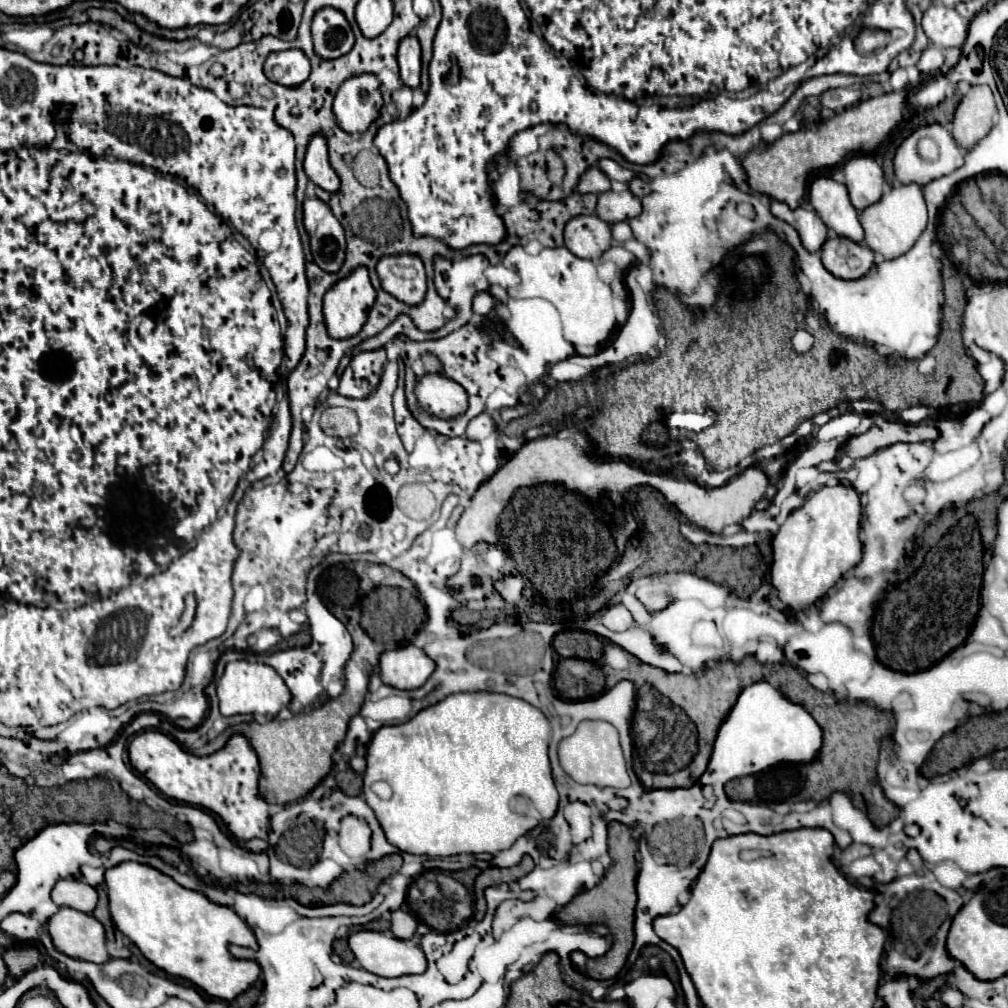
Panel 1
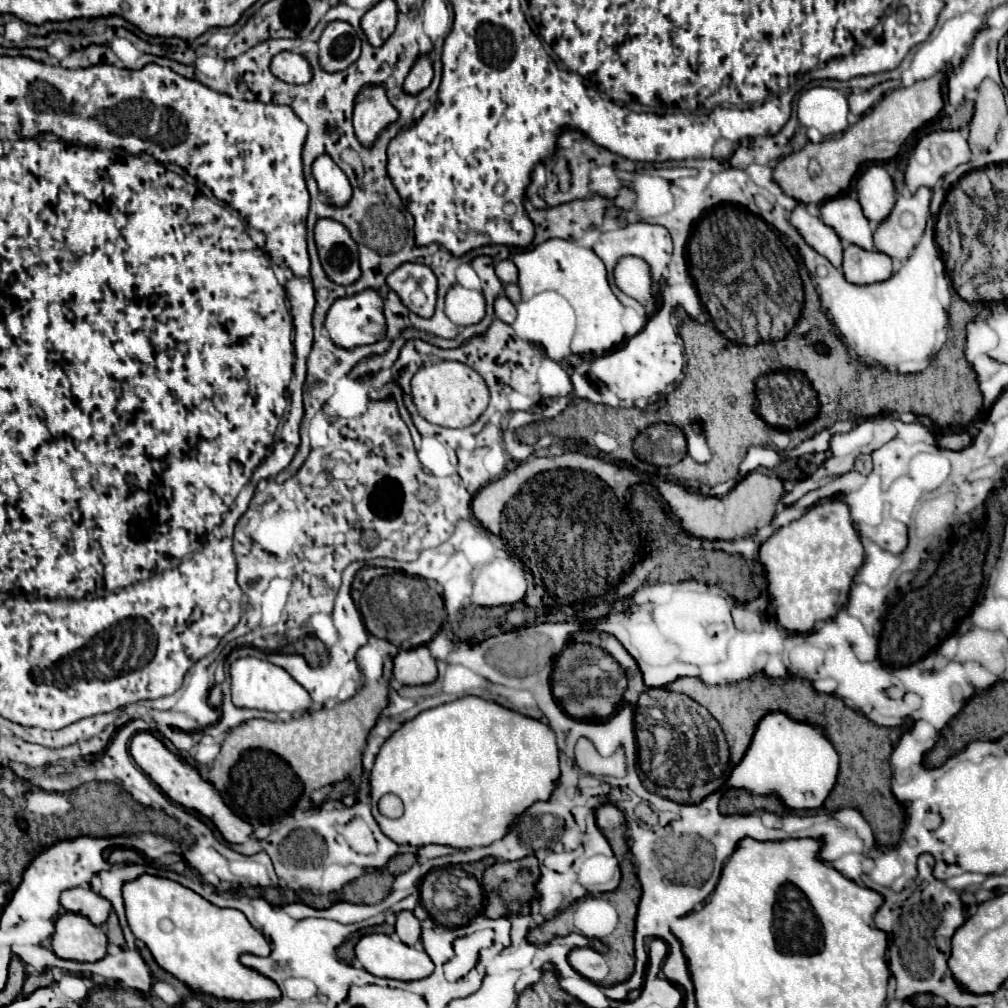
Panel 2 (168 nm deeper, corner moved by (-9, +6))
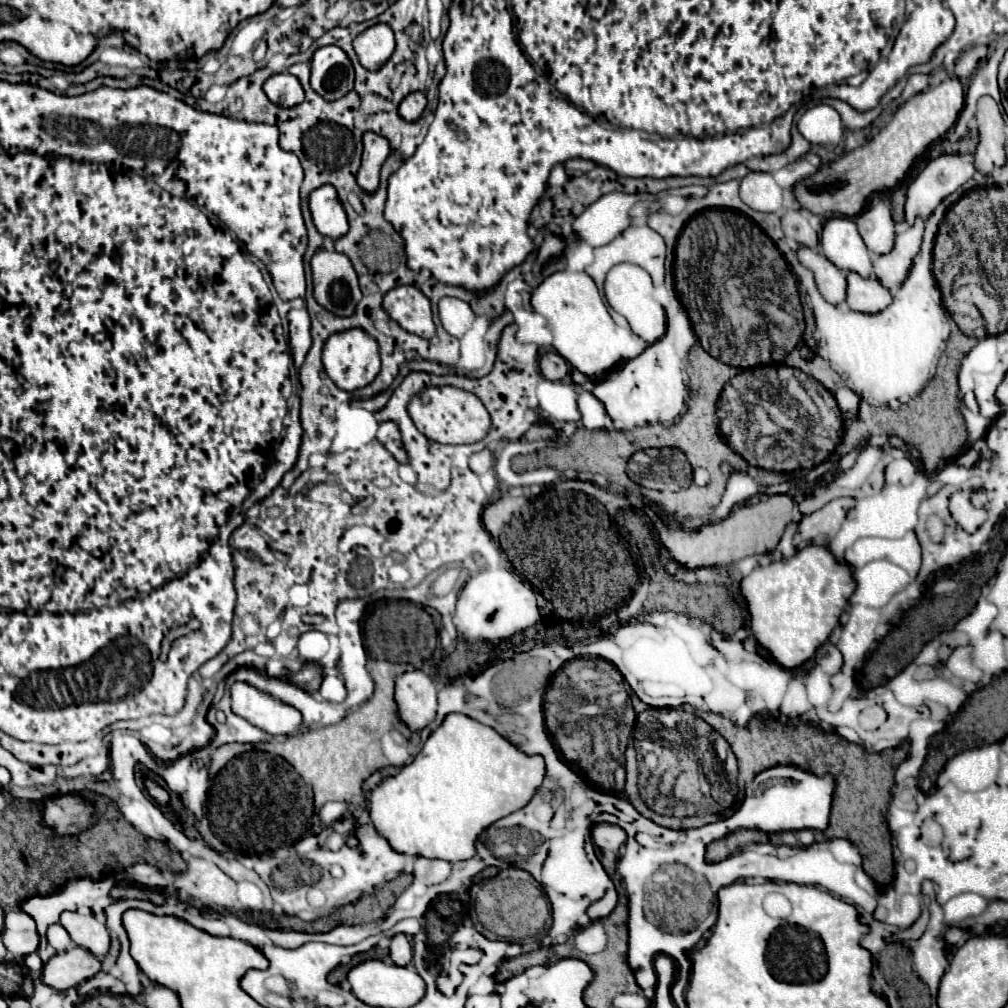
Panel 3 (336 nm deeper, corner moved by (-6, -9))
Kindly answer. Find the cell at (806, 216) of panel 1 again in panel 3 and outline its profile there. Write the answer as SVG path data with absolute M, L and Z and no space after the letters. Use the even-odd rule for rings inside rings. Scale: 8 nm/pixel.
M799 246L797 250L797 258L801 260L801 264L805 264L805 268L813 270L819 292L825 296L827 302L831 304L841 304L845 302L845 272L839 270L833 262L829 262L825 258L825 254L811 250L807 246Z

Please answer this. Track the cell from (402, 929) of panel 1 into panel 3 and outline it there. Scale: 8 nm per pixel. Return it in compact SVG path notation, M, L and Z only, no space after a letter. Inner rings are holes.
M395 934L391 938L389 950L391 950L391 958L393 958L393 962L397 966L411 964L411 960L413 960L413 948L411 948L411 942L409 942L409 938L405 934Z

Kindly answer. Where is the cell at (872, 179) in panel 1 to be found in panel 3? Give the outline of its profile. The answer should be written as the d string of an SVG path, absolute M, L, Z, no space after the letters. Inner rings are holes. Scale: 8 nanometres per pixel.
M875 200L867 210L855 216L855 222L865 246L873 254L885 254L889 252L889 248L893 248L895 222L891 218L891 210L883 200Z

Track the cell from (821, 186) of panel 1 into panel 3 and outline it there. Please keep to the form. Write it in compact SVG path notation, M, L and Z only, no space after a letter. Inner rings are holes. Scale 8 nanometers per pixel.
M833 216L825 220L821 232L823 254L841 270L853 270L861 276L873 276L871 254L865 248L853 218Z

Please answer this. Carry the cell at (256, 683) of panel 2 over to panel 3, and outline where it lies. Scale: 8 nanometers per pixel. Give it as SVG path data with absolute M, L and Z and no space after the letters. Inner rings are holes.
M235 682L231 686L231 710L273 736L297 732L303 724L303 716L297 708L247 682Z

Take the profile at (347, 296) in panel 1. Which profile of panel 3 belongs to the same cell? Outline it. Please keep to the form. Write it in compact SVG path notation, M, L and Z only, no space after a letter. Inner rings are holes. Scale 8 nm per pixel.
M349 328L343 332L335 332L327 338L323 346L323 368L341 390L353 392L357 388L363 388L377 376L379 366L381 366L379 344L363 328Z

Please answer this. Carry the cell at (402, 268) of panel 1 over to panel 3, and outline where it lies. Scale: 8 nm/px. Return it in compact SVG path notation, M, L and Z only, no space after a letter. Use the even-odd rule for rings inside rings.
M403 284L389 290L383 298L385 312L407 332L421 338L433 338L435 326L431 320L429 298L413 284Z

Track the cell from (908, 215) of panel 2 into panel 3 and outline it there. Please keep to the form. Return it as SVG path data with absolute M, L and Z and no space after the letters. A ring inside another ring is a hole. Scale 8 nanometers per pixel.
M917 216L913 226L907 226L903 232L897 234L895 246L891 252L881 254L875 262L875 276L891 288L893 284L899 284L907 278L907 272L911 268L911 258L919 252L921 246L921 236L923 236L923 218Z

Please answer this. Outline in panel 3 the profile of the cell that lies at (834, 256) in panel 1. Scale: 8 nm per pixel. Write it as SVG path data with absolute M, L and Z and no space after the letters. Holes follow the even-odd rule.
M847 274L847 304L859 312L881 312L891 304L889 290L877 278Z

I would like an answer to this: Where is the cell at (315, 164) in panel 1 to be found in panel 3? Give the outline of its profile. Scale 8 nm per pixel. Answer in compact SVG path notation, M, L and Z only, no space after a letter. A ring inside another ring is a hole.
M323 184L311 192L309 208L315 226L323 236L335 240L337 236L343 236L349 230L347 214L337 196L337 190L331 184Z

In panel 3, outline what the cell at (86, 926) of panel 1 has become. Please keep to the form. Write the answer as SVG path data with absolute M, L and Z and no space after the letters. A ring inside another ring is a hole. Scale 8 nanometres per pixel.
M73 946L55 954L43 970L43 982L55 990L67 990L83 980L93 978L101 970L101 962L93 952L81 946Z

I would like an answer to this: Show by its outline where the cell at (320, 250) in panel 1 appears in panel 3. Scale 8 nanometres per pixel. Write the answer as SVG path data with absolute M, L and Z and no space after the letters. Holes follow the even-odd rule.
M319 248L311 260L315 300L337 316L351 316L361 300L357 272L351 260L337 250Z

